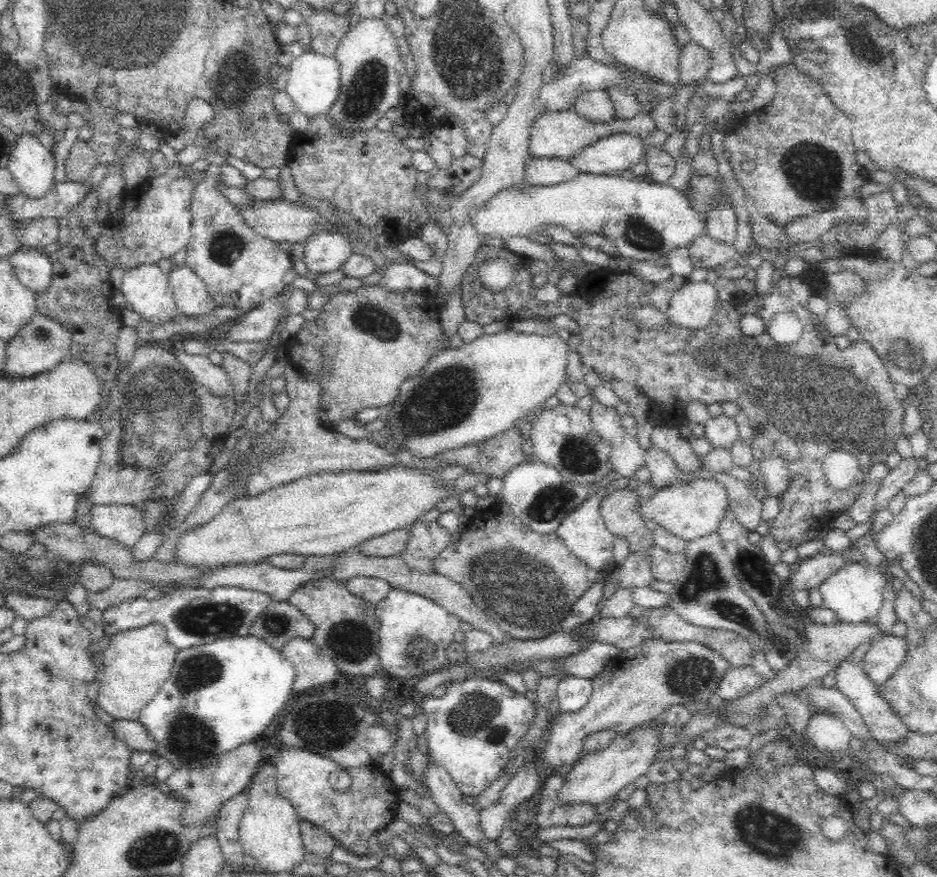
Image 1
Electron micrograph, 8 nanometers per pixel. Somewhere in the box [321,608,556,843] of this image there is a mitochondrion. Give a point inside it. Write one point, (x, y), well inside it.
(478, 714)

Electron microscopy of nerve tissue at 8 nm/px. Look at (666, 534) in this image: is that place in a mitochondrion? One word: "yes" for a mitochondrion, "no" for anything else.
no

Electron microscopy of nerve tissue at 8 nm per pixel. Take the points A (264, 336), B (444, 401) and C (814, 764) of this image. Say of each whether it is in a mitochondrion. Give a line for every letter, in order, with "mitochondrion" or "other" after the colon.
A: other
B: mitochondrion
C: other

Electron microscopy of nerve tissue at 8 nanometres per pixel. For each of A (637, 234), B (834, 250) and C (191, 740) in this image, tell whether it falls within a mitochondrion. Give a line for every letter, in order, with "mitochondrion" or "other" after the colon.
A: mitochondrion
B: other
C: mitochondrion

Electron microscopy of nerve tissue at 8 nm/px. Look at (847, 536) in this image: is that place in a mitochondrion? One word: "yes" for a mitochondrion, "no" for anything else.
no

